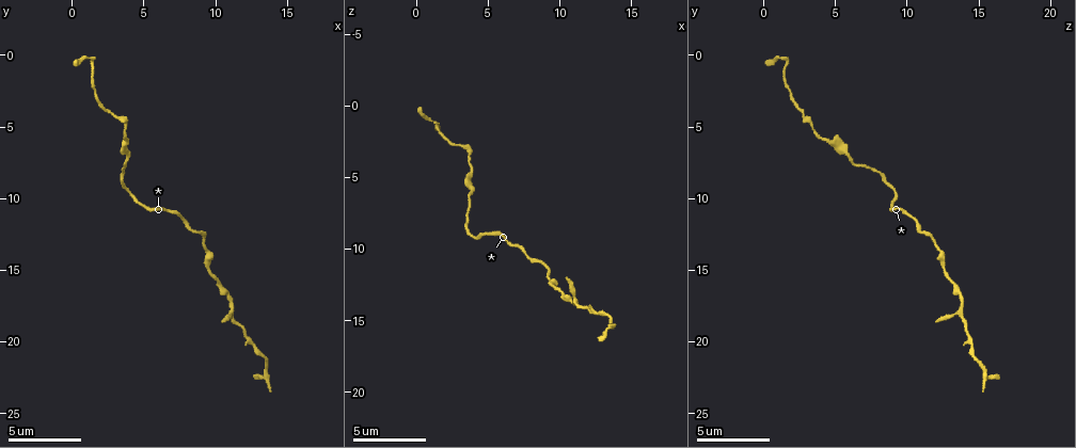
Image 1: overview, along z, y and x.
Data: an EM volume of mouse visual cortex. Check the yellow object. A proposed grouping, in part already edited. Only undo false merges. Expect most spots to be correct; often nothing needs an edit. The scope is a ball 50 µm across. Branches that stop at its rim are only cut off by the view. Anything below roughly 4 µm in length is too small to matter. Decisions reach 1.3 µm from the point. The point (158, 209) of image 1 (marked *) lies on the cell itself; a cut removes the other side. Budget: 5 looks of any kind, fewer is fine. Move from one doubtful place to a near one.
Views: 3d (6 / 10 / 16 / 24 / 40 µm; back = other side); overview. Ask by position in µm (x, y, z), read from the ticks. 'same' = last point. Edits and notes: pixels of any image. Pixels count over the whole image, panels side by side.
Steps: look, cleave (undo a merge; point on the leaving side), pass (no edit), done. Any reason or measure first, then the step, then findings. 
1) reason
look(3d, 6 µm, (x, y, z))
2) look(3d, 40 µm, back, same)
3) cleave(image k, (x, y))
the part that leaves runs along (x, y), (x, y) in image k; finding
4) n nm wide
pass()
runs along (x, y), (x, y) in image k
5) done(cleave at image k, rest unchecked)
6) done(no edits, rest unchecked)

three-way junction
look(3d, 16 µm, (11.2, 17.4, 13.6))

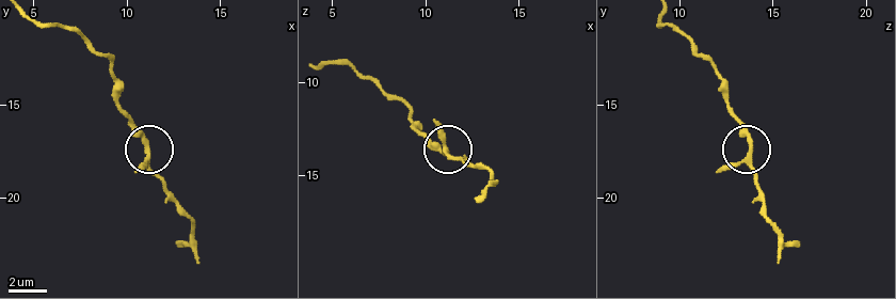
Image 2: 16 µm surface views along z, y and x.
pass()
runs along (665, 25), (675, 27), (714, 67), (749, 140), (760, 200) in image 2; one cell here

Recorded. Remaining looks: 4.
thick turns thin
look(3d, 16 µm, (3.6, 7.4, 6.0))

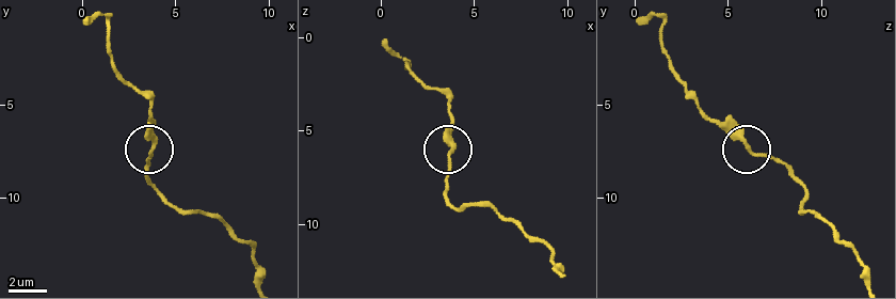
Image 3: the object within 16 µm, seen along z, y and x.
220 nm wide
pass()
runs along (804, 211), (797, 178), (778, 162), (749, 153), (698, 104) in image 3; continuous, no second cell

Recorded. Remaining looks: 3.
thick turns thin
look(3d, 10 µm, (9.0, 13.4, 12.0))

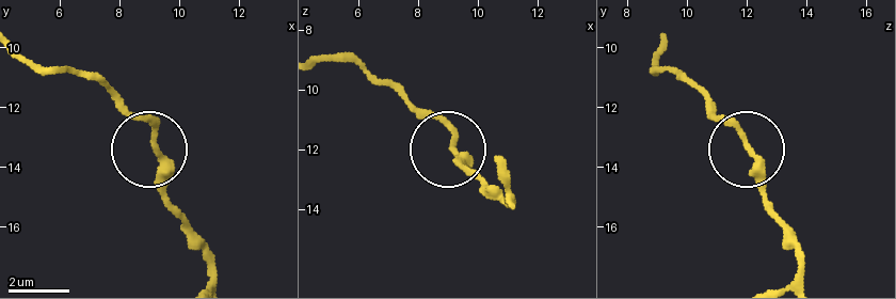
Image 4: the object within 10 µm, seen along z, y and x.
190 nm wide
pass()
runs along (361, 66), (435, 120), (470, 171) in image 4; continuous, no second cell

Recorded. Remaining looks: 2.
done(no edits, rest unchecked)

